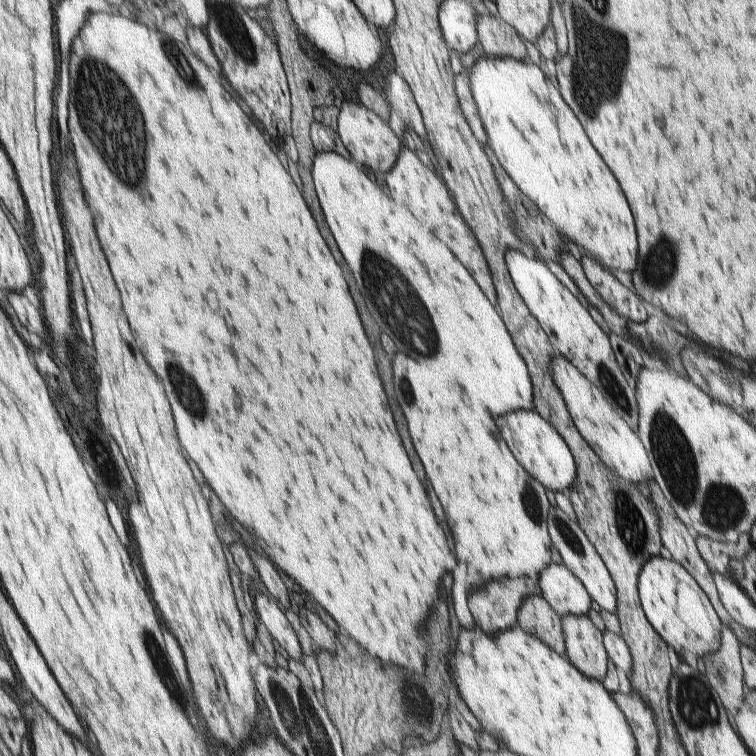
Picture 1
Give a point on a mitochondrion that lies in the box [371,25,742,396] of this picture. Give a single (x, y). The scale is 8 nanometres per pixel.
(656, 276)

